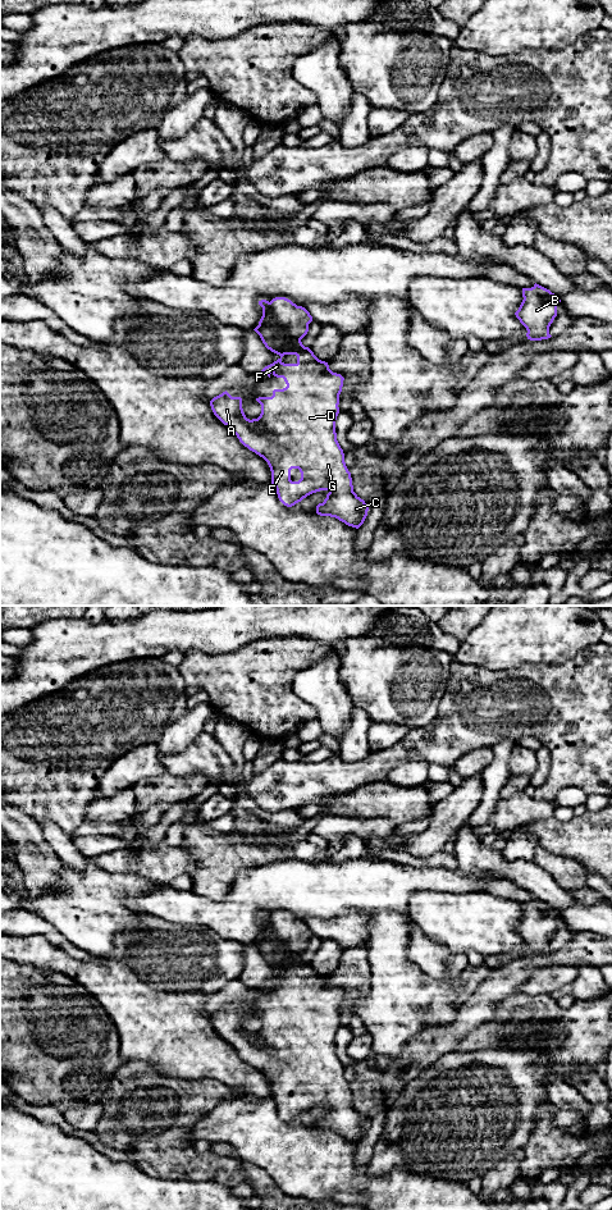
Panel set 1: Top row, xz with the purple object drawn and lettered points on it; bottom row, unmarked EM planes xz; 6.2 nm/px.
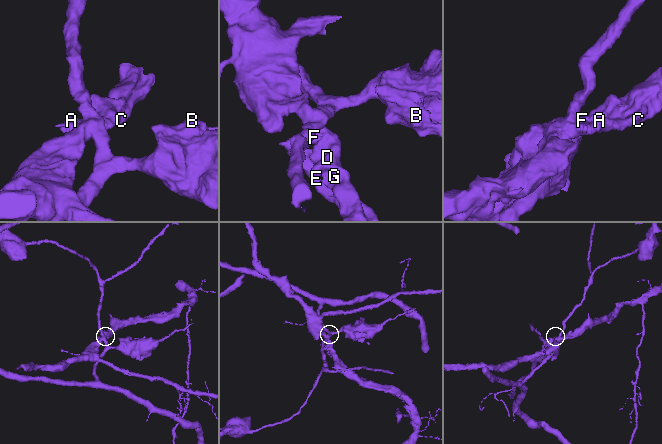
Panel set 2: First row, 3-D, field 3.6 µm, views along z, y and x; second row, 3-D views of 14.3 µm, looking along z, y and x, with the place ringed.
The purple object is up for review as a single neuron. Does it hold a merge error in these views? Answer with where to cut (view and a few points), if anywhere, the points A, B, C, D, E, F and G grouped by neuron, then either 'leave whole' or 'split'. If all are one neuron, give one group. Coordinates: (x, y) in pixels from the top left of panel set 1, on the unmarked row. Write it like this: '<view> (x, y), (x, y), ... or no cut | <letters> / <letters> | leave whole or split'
xz (268, 917), (273, 934), (283, 946), (291, 954), (300, 955) | A C D E F G / B | split

